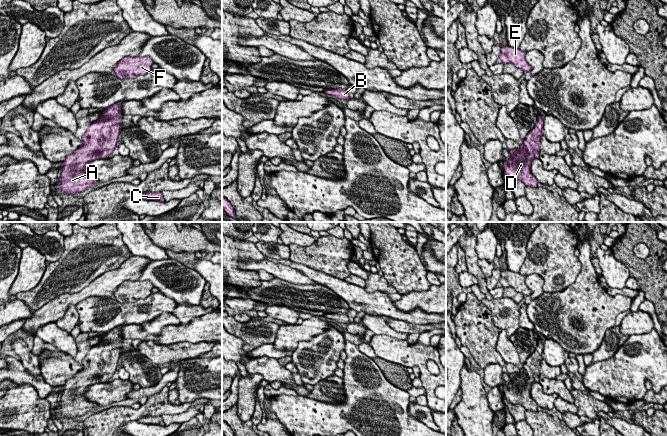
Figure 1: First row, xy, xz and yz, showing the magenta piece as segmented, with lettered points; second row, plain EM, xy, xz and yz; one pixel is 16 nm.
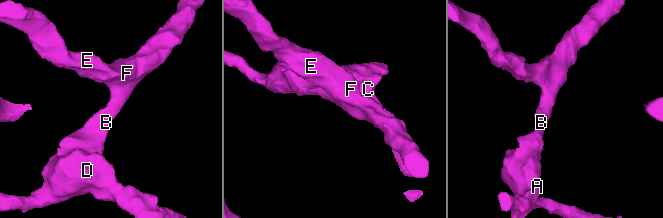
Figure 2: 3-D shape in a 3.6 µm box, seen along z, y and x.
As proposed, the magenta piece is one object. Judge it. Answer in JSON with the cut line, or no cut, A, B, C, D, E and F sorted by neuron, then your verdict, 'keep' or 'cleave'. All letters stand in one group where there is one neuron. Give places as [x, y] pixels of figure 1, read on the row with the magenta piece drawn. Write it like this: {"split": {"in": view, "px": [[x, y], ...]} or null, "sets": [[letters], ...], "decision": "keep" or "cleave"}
{"split": null, "sets": [["A", "B", "C", "D", "E", "F"]], "decision": "keep"}

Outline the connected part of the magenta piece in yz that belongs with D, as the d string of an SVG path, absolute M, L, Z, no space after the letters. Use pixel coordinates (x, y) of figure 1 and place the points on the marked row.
M538 115L535 127L527 134L526 141L519 148L509 150L510 158L503 165L504 174L508 178L519 180L525 186L537 187L538 181L531 174L530 167L532 159L539 158L542 129L543 119Z

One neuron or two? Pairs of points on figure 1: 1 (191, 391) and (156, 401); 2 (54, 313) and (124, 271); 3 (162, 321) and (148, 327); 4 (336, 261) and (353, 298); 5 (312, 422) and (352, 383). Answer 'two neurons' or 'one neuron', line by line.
1: two neurons
2: one neuron
3: one neuron
4: two neurons
5: one neuron

